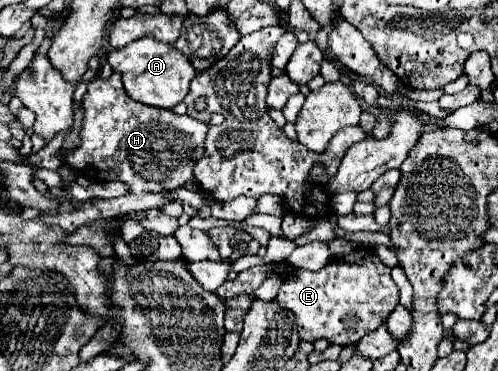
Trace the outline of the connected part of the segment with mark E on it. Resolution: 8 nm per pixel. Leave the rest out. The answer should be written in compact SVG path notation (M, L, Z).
M355 249L349 255L341 255L331 259L323 269L319 271L299 271L293 279L285 281L275 297L281 307L289 309L295 313L297 319L297 333L303 341L317 341L317 339L327 339L329 343L337 343L341 347L345 345L355 345L363 335L369 331L375 331L395 309L399 303L399 287L391 279L391 267L383 265L379 257L373 251L365 249Z

